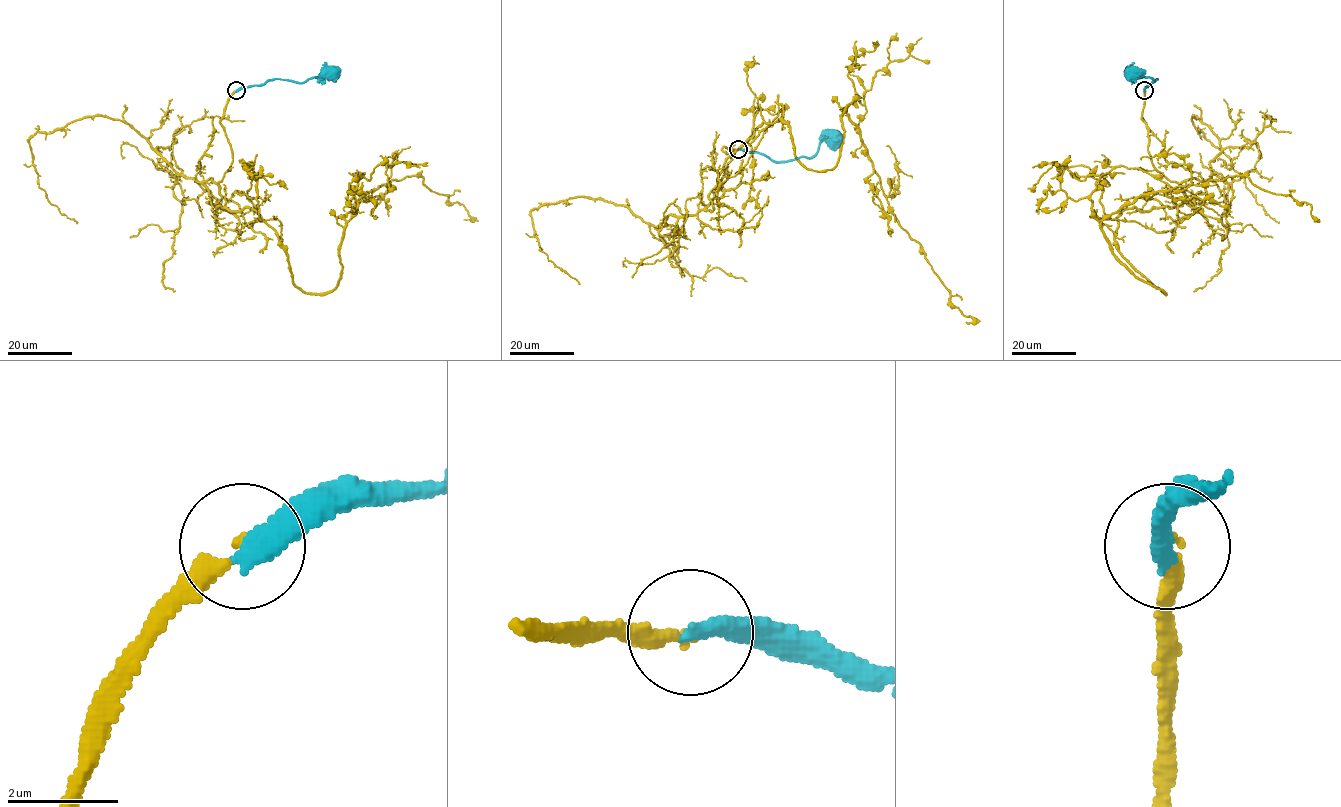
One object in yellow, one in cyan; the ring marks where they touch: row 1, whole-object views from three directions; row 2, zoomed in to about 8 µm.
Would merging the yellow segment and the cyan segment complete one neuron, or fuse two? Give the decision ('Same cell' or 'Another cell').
Another cell

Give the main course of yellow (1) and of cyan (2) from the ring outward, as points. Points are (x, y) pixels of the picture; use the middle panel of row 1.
1: (737, 149), (722, 149), (735, 155), (707, 210), (763, 122), (831, 170), (847, 106), (888, 210), (966, 322)
2: (738, 149), (762, 153), (775, 161), (790, 161), (812, 157), (827, 136), (833, 136)

